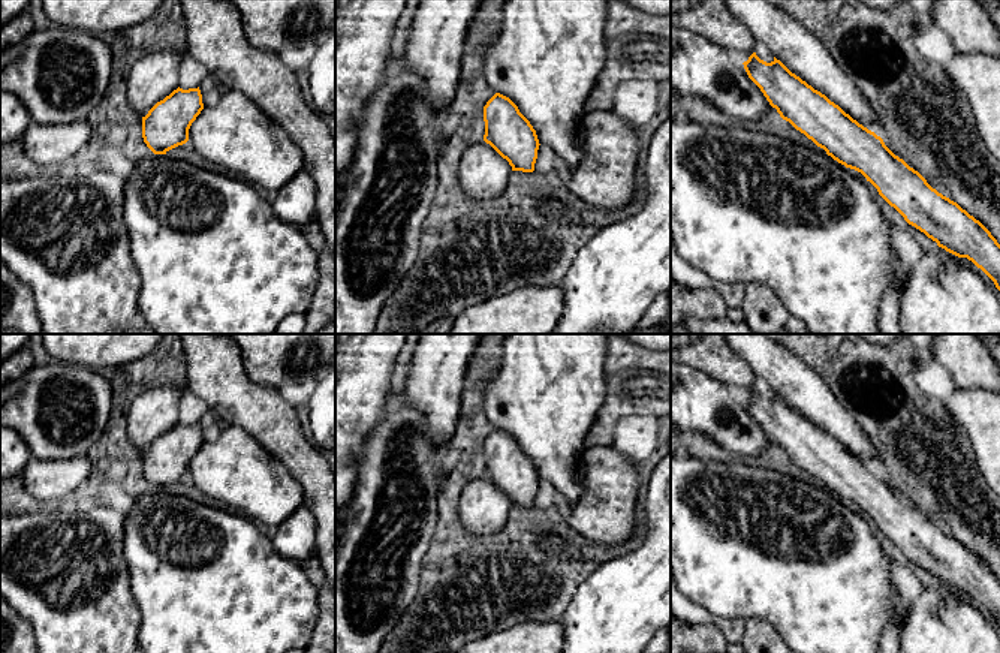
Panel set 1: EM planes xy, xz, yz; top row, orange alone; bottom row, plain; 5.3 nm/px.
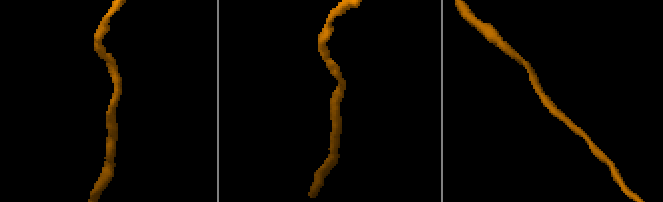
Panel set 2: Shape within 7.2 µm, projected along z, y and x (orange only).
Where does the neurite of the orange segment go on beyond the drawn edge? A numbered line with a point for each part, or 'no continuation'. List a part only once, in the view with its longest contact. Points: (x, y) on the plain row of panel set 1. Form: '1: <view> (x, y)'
1: yz (798, 385)

